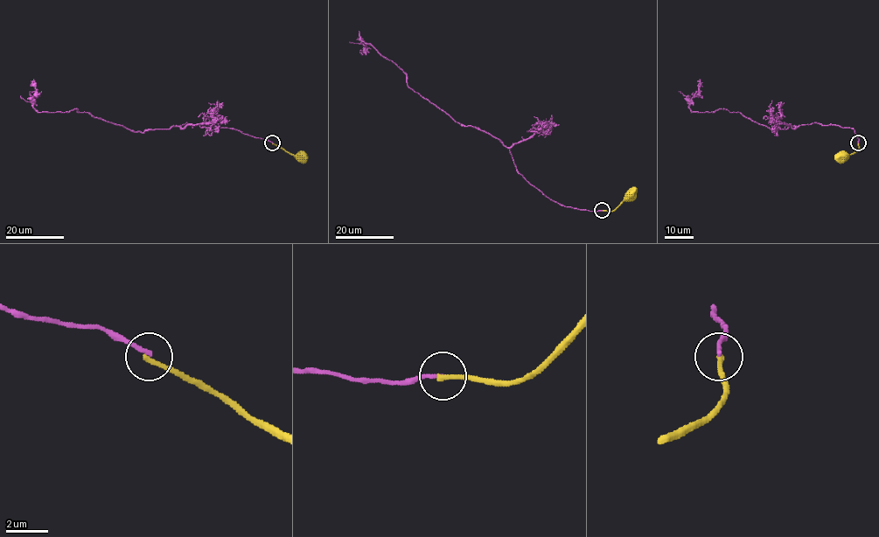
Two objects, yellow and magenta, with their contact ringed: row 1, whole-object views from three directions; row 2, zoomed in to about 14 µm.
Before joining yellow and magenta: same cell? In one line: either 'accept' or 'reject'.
reject

